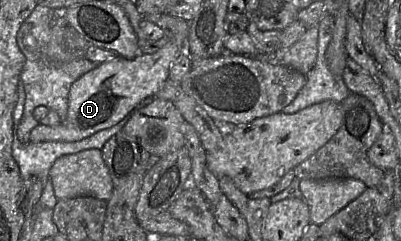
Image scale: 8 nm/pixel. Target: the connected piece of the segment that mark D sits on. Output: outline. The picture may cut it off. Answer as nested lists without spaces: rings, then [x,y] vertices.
[[[169,40],[164,47],[153,54],[139,53],[132,59],[115,56],[98,64],[71,85],[66,119],[52,127],[39,123],[31,131],[30,142],[76,142],[111,128],[142,100],[155,97],[169,78],[170,67],[181,52],[186,51]]]

